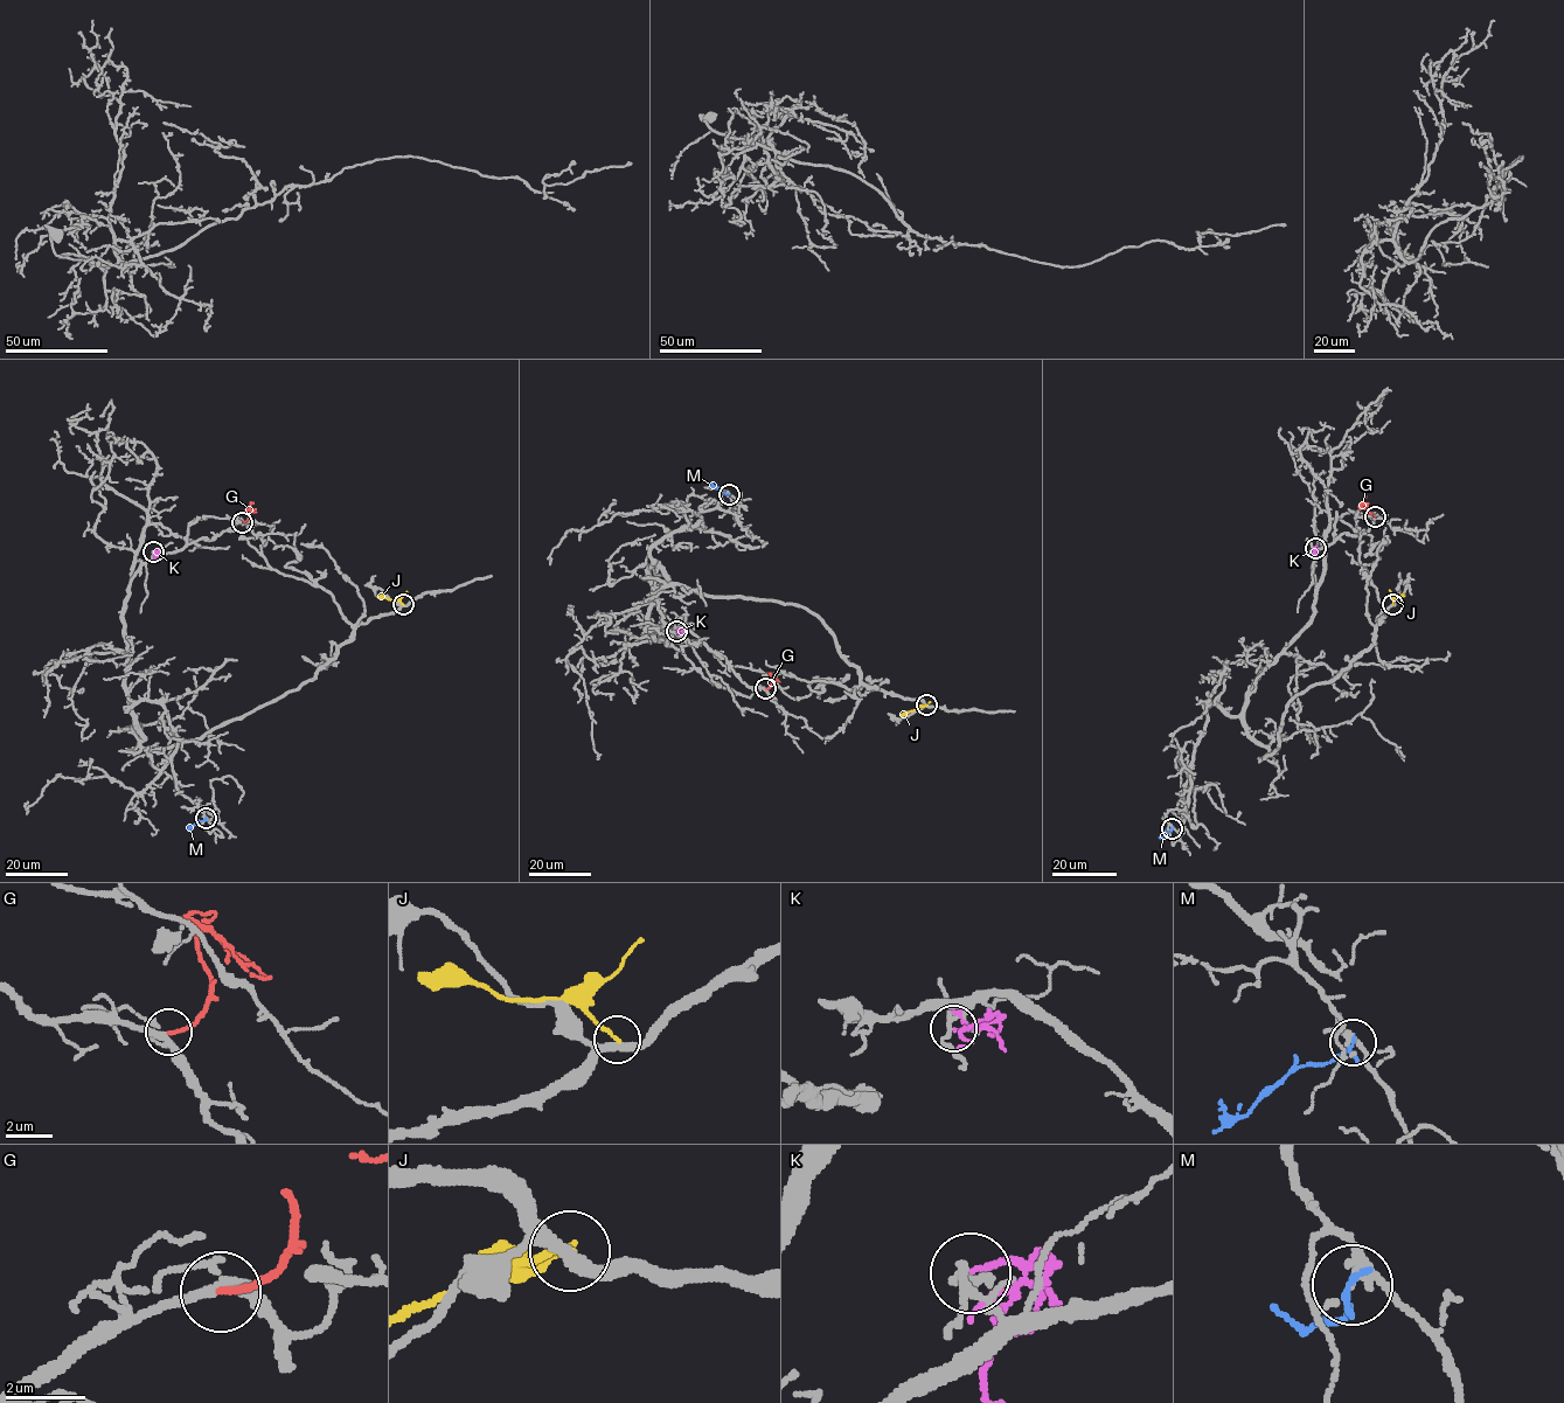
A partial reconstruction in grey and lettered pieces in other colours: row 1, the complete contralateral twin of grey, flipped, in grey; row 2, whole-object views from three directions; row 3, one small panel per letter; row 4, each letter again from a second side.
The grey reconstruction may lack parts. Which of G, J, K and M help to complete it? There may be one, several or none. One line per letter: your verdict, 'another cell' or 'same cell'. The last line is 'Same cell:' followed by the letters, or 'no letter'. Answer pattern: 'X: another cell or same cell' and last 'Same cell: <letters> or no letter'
G: same cell
J: another cell
K: another cell
M: another cell
Same cell: G

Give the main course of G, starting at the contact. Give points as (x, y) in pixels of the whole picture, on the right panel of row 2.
G: (1375, 518), (1361, 505), (1368, 506)

